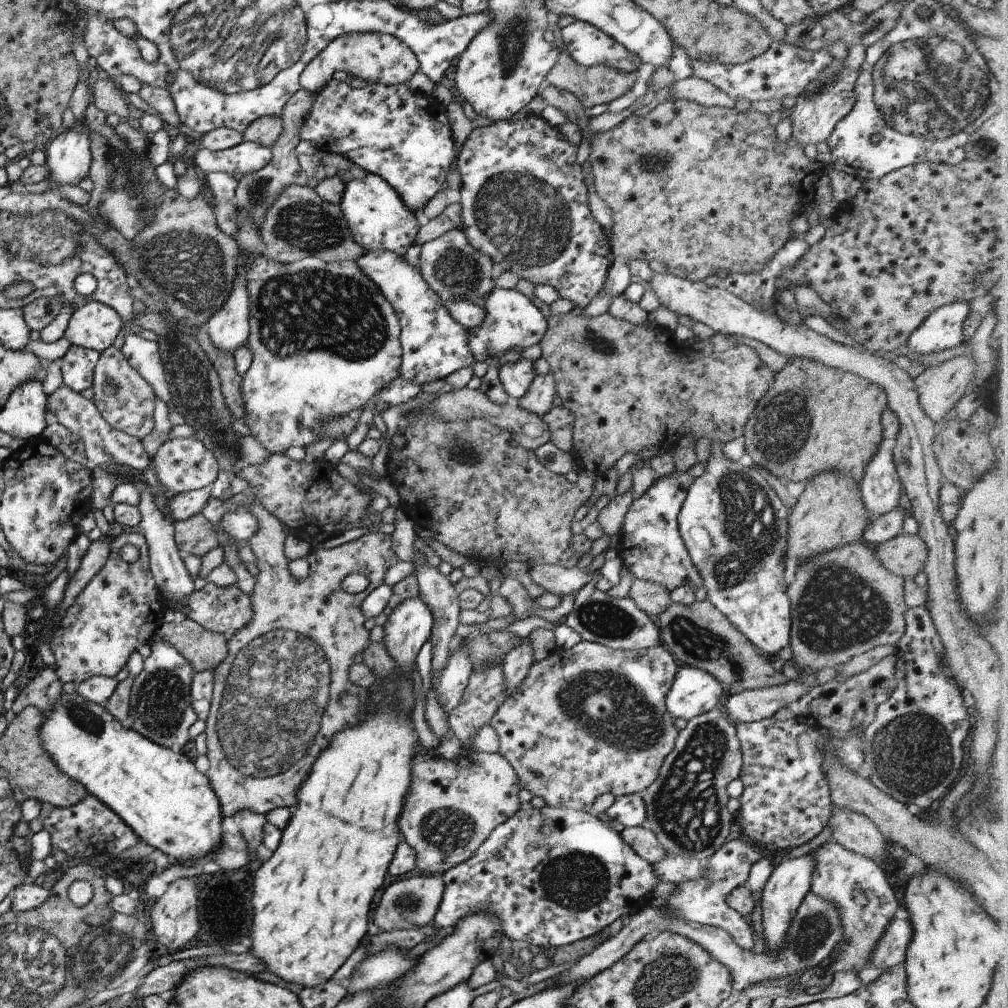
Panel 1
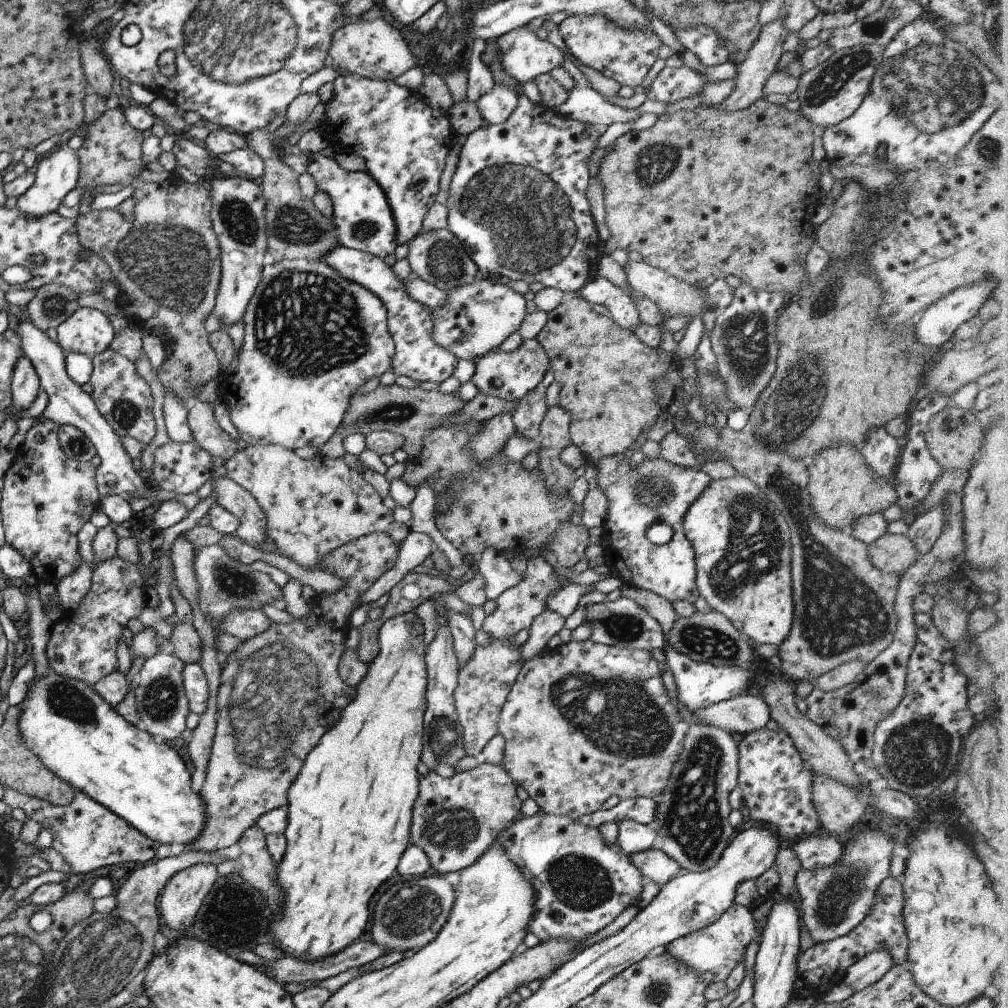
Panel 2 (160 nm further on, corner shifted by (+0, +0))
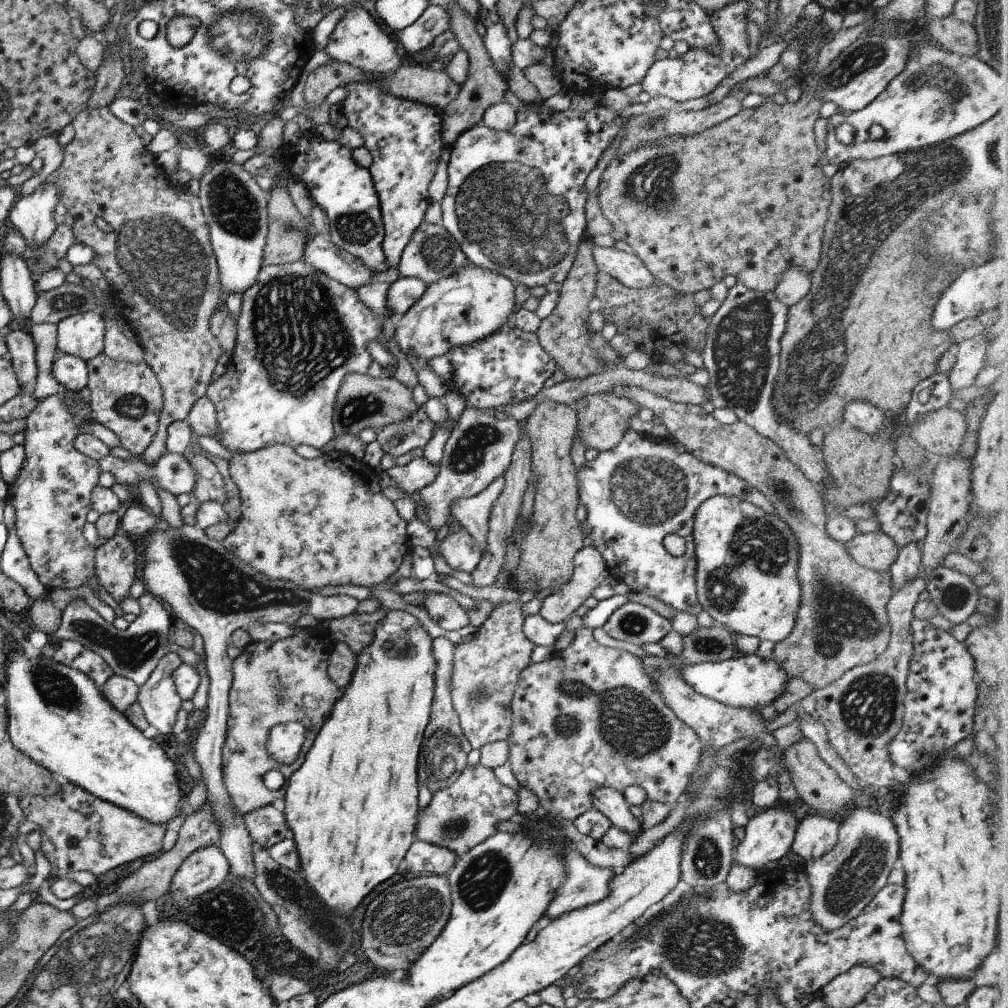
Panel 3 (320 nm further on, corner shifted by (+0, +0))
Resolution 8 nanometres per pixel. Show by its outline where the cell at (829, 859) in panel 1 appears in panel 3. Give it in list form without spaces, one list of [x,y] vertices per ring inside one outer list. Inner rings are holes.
[[[821,813],[809,814],[796,824],[791,850],[803,860],[818,859],[836,841],[838,824]]]

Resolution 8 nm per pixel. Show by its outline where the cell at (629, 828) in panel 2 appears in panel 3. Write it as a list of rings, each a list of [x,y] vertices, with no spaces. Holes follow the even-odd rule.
[[[594,788],[590,796],[590,806],[608,818],[611,825],[628,832],[634,838],[643,830],[642,825],[631,814],[622,793],[614,788]]]

